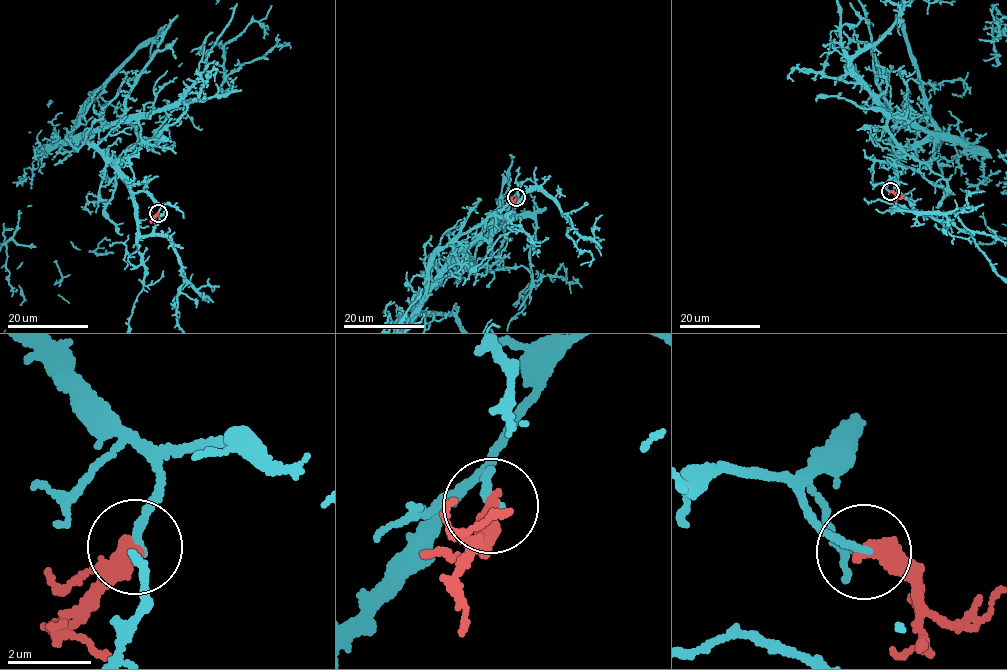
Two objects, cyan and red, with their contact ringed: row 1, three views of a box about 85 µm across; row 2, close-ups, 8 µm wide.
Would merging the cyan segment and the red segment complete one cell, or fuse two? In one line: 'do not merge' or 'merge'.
do not merge

